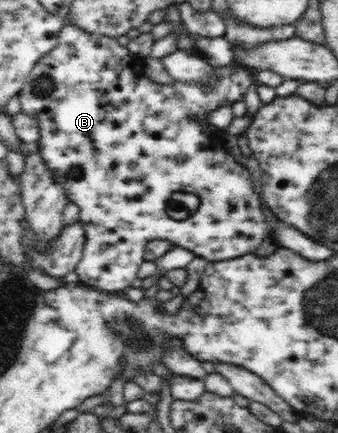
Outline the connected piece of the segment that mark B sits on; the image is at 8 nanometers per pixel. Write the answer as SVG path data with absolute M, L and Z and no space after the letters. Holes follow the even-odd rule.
M65 22L63 28L58 33L57 45L35 65L27 79L23 81L23 87L21 87L21 91L18 93L22 112L37 120L41 134L40 140L36 145L38 153L44 159L47 167L62 181L68 202L77 204L77 207L80 209L80 222L84 224L86 232L81 261L77 263L75 272L80 277L80 282L92 285L92 287L104 290L105 292L123 292L124 289L131 286L133 280L138 277L139 267L144 261L144 249L150 241L169 240L173 245L193 252L196 257L204 257L209 262L227 261L227 259L237 259L237 257L247 255L247 253L254 253L257 247L261 245L264 237L269 235L270 231L264 214L264 202L253 190L250 171L235 162L231 154L227 155L227 151L213 149L213 143L211 143L209 135L205 134L199 125L210 125L206 120L206 115L209 112L228 105L227 103L231 104L242 100L247 90L255 84L255 73L247 70L247 68L243 68L243 66L237 66L233 62L225 68L213 68L216 77L215 83L211 83L211 85L206 85L206 83L191 83L189 85L188 83L175 80L175 84L167 86L154 82L147 75L143 75L141 67L143 65L141 65L140 59L135 59L135 56L131 57L130 51L125 46L121 46L116 38L87 33L85 30L78 28L77 25ZM193 116L198 117L200 123L194 122L192 120ZM173 191L185 191L185 193L197 195L201 201L199 210L191 215L191 217L183 219L183 221L167 217L165 203L169 201L169 195Z

